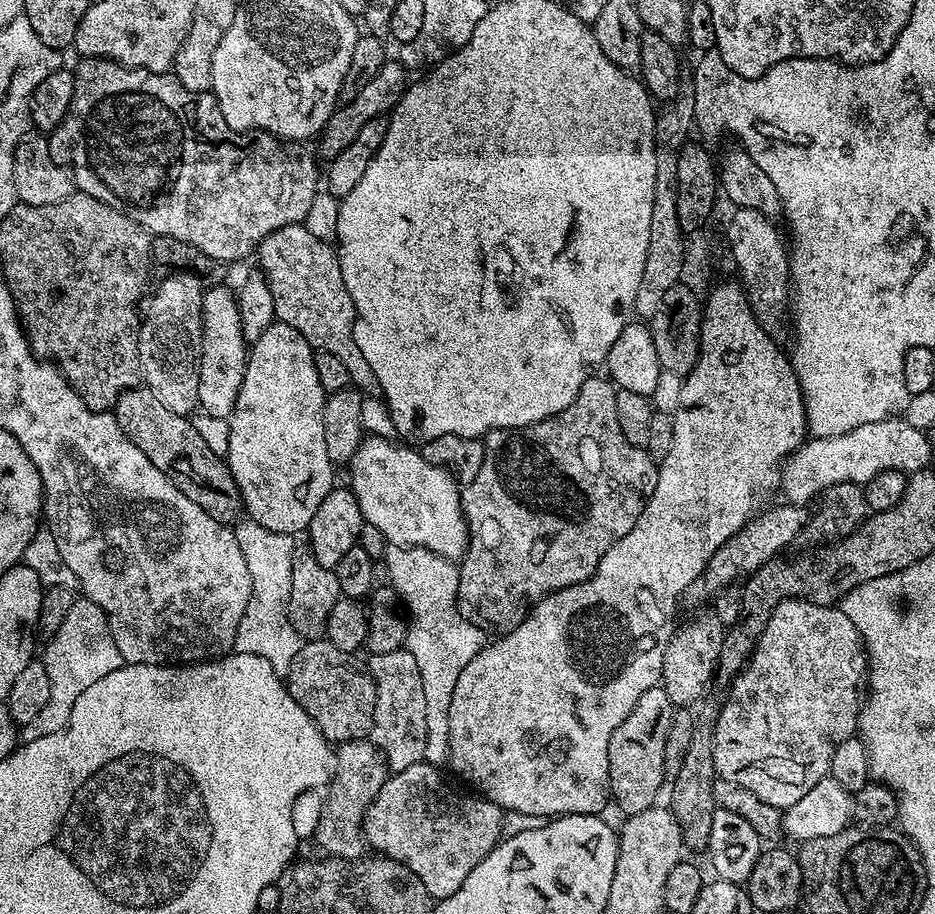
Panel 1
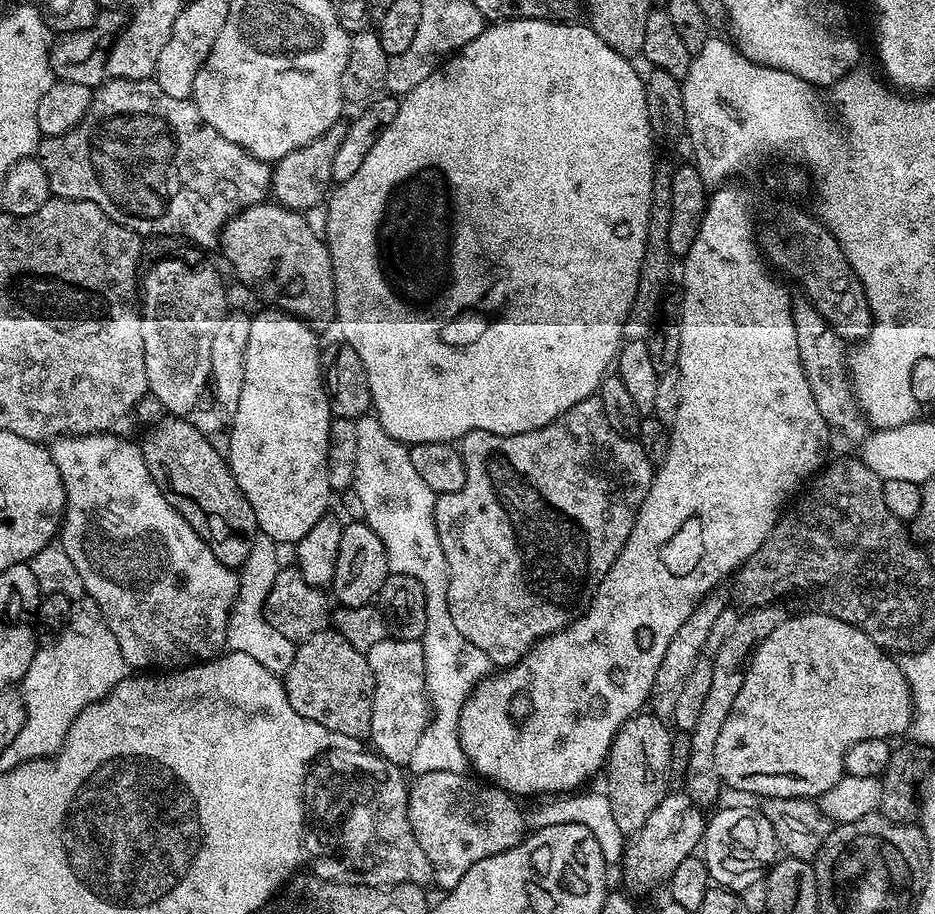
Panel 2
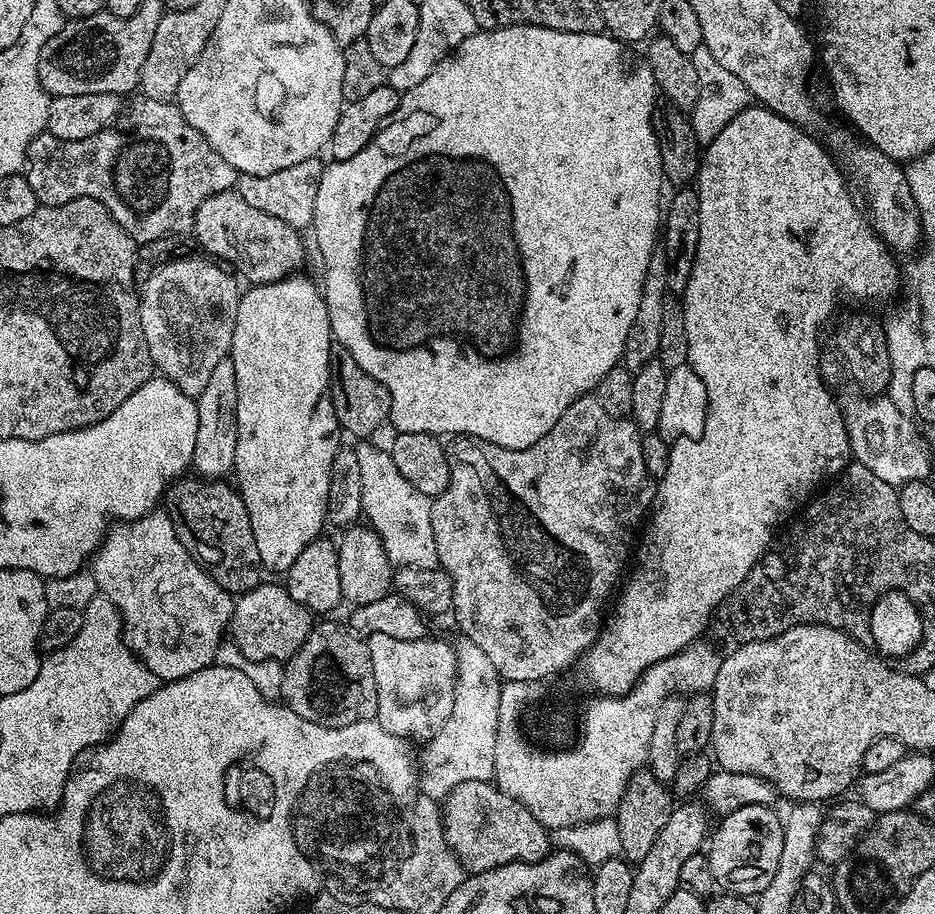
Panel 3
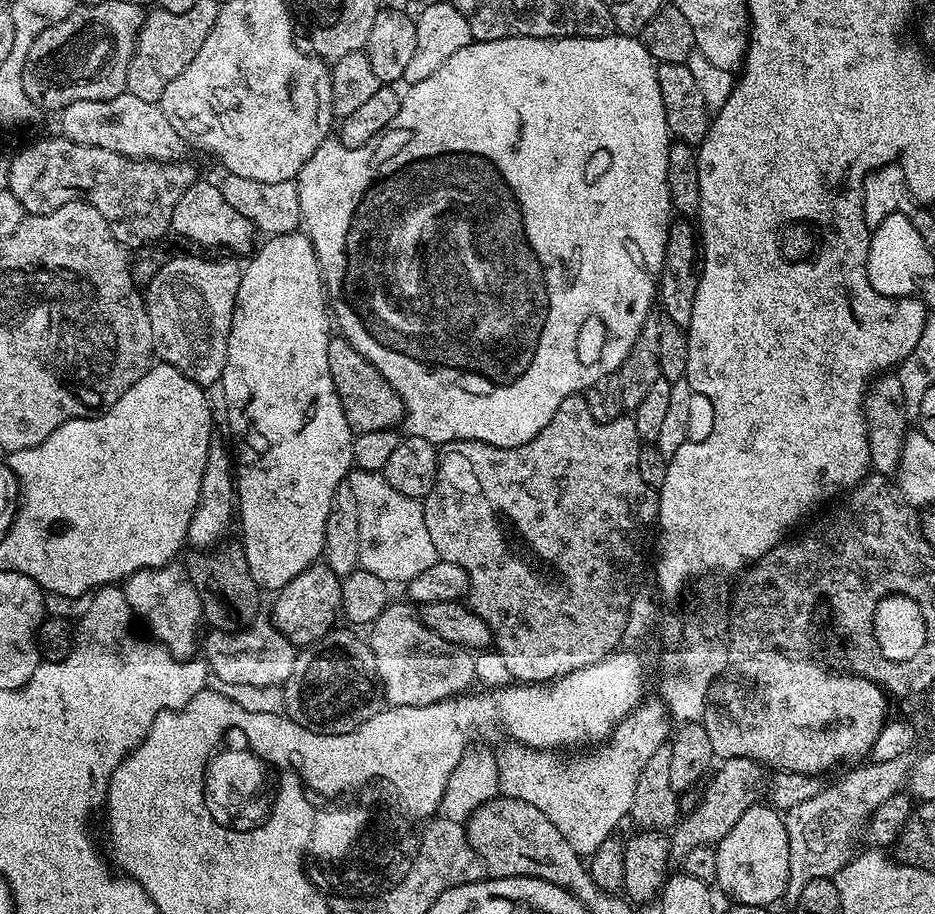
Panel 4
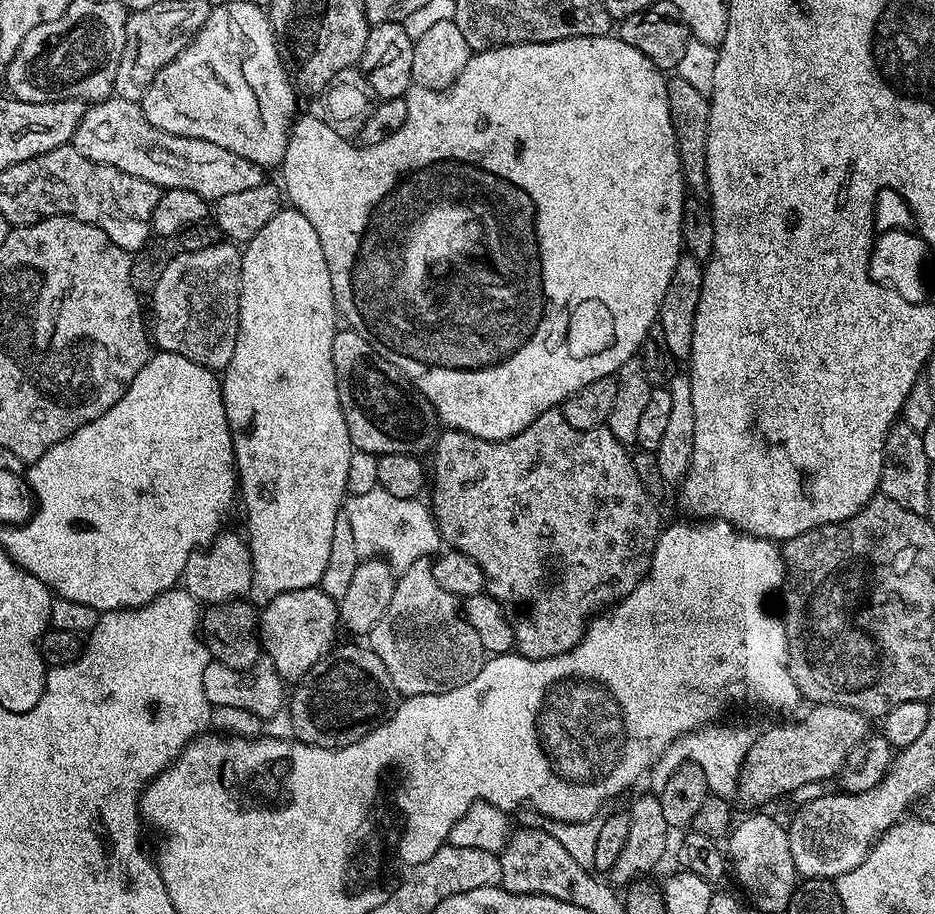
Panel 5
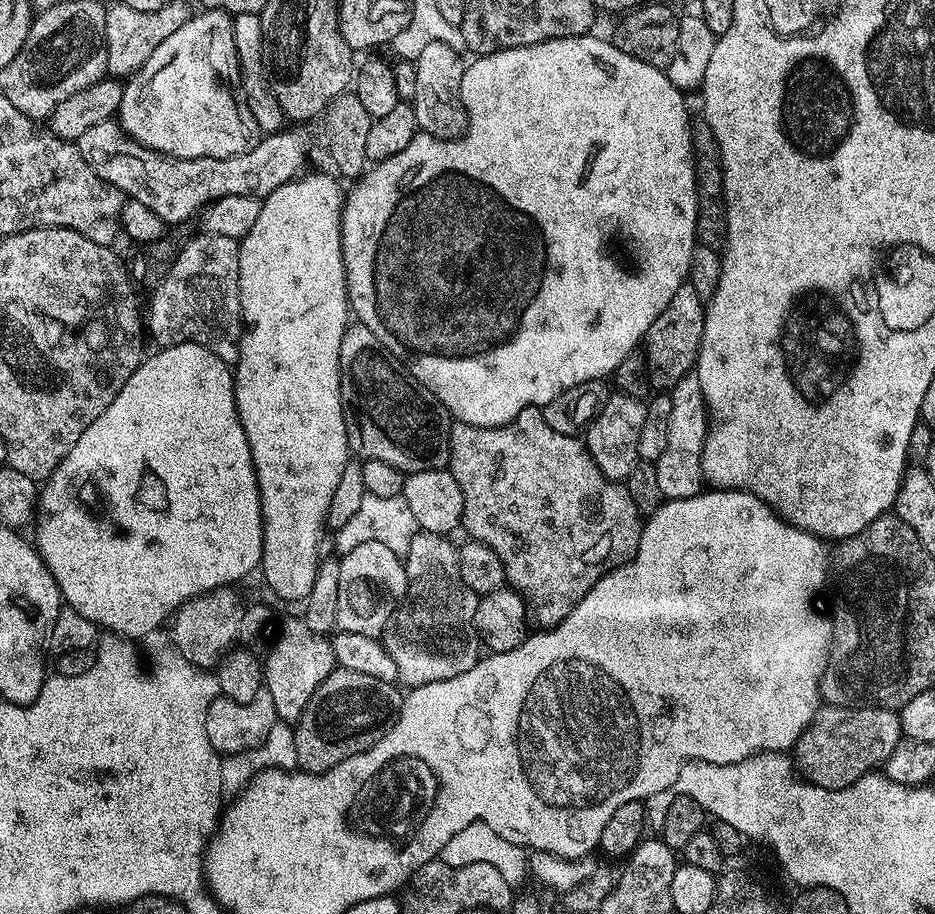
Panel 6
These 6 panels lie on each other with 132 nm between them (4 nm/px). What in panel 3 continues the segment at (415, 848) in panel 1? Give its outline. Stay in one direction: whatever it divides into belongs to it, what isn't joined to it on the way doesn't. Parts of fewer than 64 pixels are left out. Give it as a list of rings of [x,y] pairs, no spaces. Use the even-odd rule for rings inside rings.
[[[462,782],[442,801],[444,837],[469,873],[485,872],[514,862],[533,864],[550,852],[550,832],[510,794],[502,794],[495,783]]]

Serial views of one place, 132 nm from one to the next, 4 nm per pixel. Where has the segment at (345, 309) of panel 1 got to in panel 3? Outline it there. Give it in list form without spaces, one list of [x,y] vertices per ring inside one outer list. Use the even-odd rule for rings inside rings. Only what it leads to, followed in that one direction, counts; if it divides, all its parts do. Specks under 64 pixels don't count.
[[[236,190],[214,194],[210,198],[206,198],[206,202],[202,202],[202,206],[198,206],[194,221],[195,243],[199,247],[201,244],[209,252],[205,252],[209,257],[219,258],[225,265],[235,269],[241,277],[244,275],[248,279],[249,285],[278,282],[285,280],[287,276],[299,273],[303,269],[300,267],[304,264],[304,244],[300,241],[300,236],[301,233],[295,228],[286,226],[286,222],[282,222],[282,218],[274,218],[274,214],[266,214],[262,210],[257,210],[255,206],[249,206],[246,198],[242,198],[239,191]]]

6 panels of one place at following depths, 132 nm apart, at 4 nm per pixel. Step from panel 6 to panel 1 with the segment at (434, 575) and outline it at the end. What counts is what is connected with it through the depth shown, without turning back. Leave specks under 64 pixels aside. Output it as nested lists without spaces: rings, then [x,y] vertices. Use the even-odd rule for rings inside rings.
[[[407,647],[390,650],[390,654],[372,656],[369,661],[366,667],[371,672],[376,687],[374,722],[370,739],[380,749],[389,769],[392,772],[401,772],[406,770],[406,766],[421,763],[426,750],[426,694],[422,694],[422,674],[418,674],[418,662],[414,662],[414,654],[410,654]]]

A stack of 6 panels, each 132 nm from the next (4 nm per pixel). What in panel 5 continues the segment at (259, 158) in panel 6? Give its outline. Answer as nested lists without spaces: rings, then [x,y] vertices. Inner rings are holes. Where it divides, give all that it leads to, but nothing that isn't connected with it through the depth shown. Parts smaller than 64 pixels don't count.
[[[115,94],[86,108],[70,144],[90,162],[114,166],[126,174],[134,174],[134,178],[154,182],[161,190],[190,190],[209,202],[226,198],[226,194],[250,190],[266,180],[265,169],[242,158],[242,154],[234,154],[234,150],[214,146],[214,142],[202,138],[186,138],[158,130],[158,126],[146,122],[146,114],[137,101]]]

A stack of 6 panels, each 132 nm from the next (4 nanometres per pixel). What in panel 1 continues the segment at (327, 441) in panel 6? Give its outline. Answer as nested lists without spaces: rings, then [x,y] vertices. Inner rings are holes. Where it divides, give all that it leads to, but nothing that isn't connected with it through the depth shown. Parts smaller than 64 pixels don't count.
[[[273,322],[269,328],[262,330],[262,334],[258,339],[251,341],[250,347],[247,349],[245,376],[242,378],[241,388],[238,390],[233,412],[227,418],[230,442],[228,443],[226,463],[232,471],[232,477],[240,491],[243,511],[254,522],[258,522],[258,526],[266,526],[266,530],[291,537],[295,537],[296,532],[303,533],[307,529],[310,518],[314,518],[314,510],[318,510],[319,504],[322,503],[322,498],[326,498],[326,494],[330,494],[334,487],[334,481],[332,481],[334,466],[330,462],[330,454],[326,454],[326,441],[322,430],[322,410],[324,409],[326,393],[322,390],[322,382],[318,382],[318,370],[314,370],[315,357],[316,352],[314,349],[308,345],[306,338],[302,338],[302,334],[298,334],[298,330],[294,330],[294,326]]]

